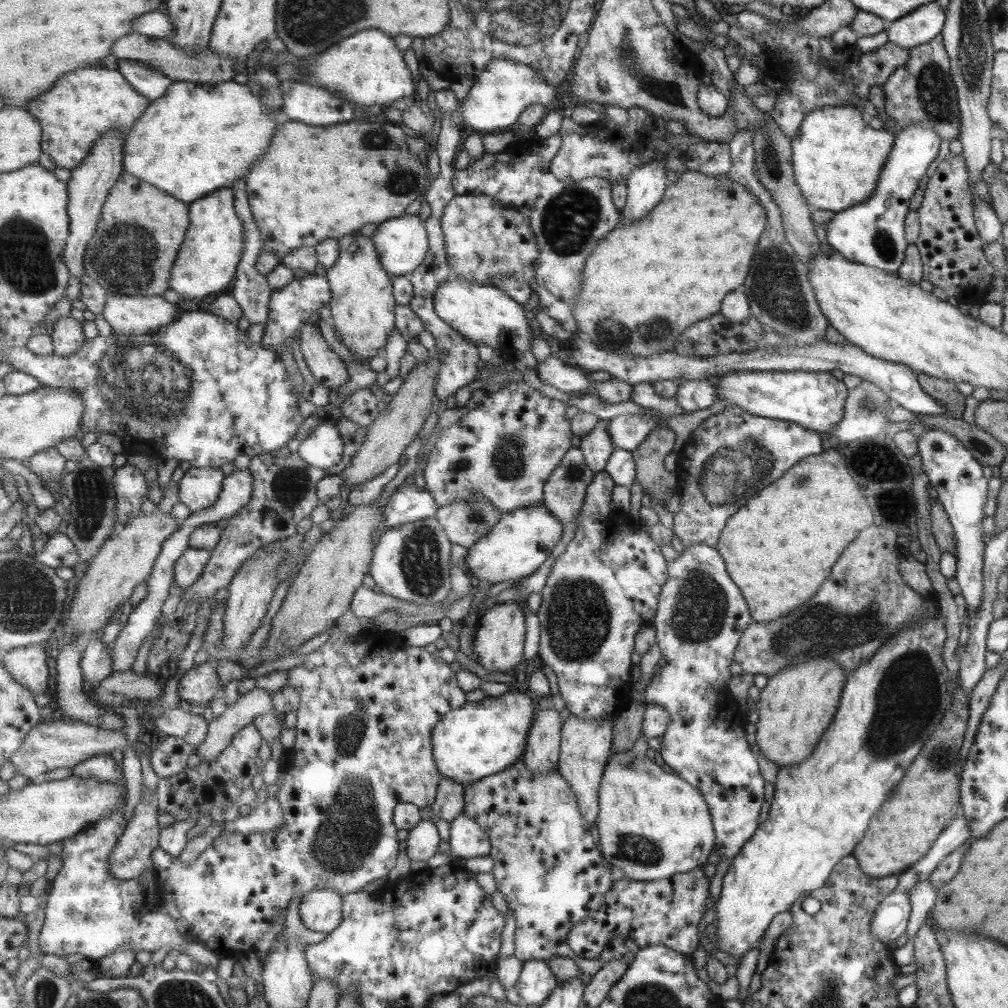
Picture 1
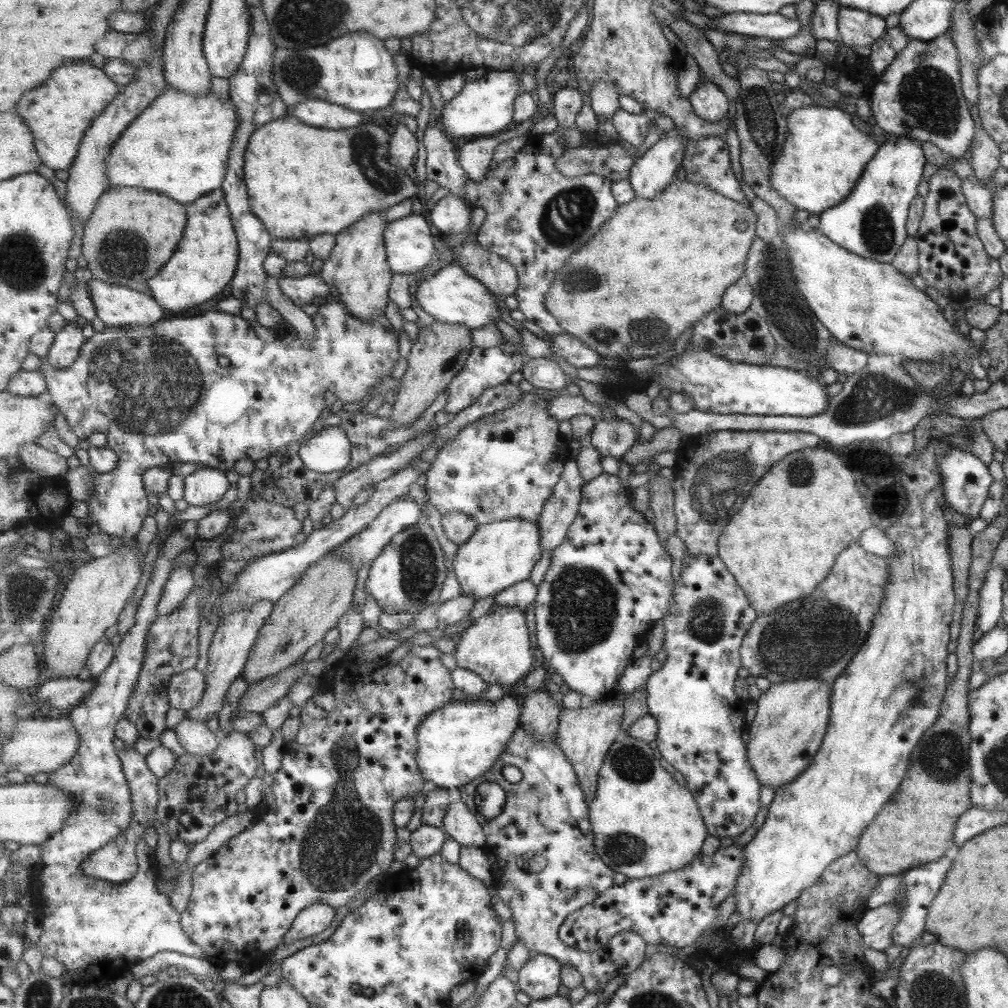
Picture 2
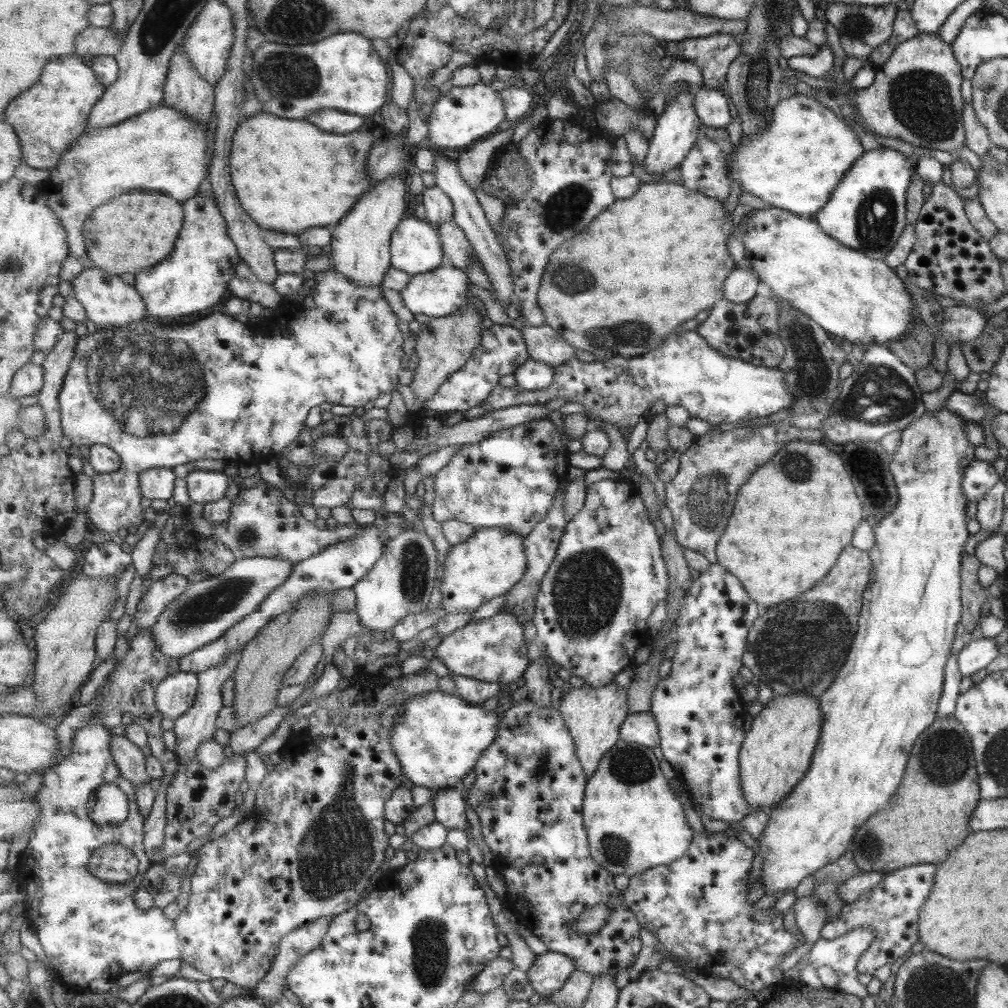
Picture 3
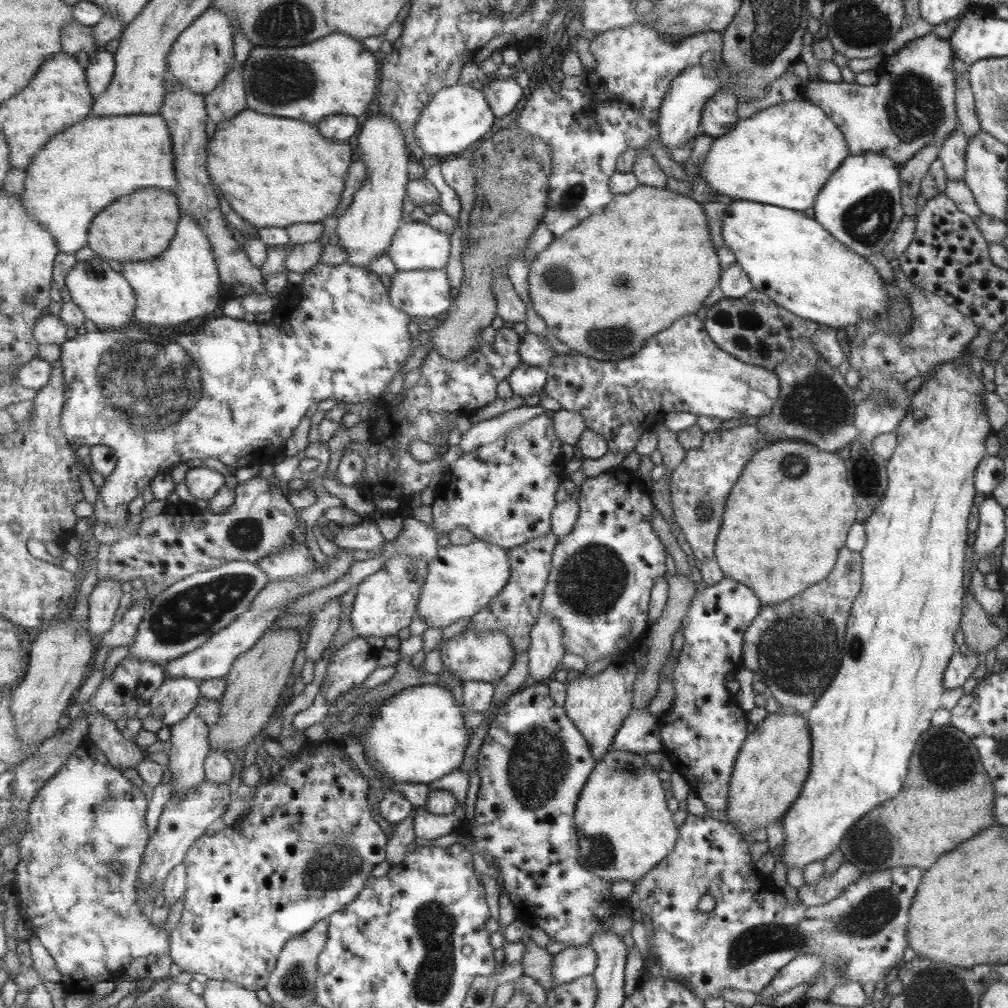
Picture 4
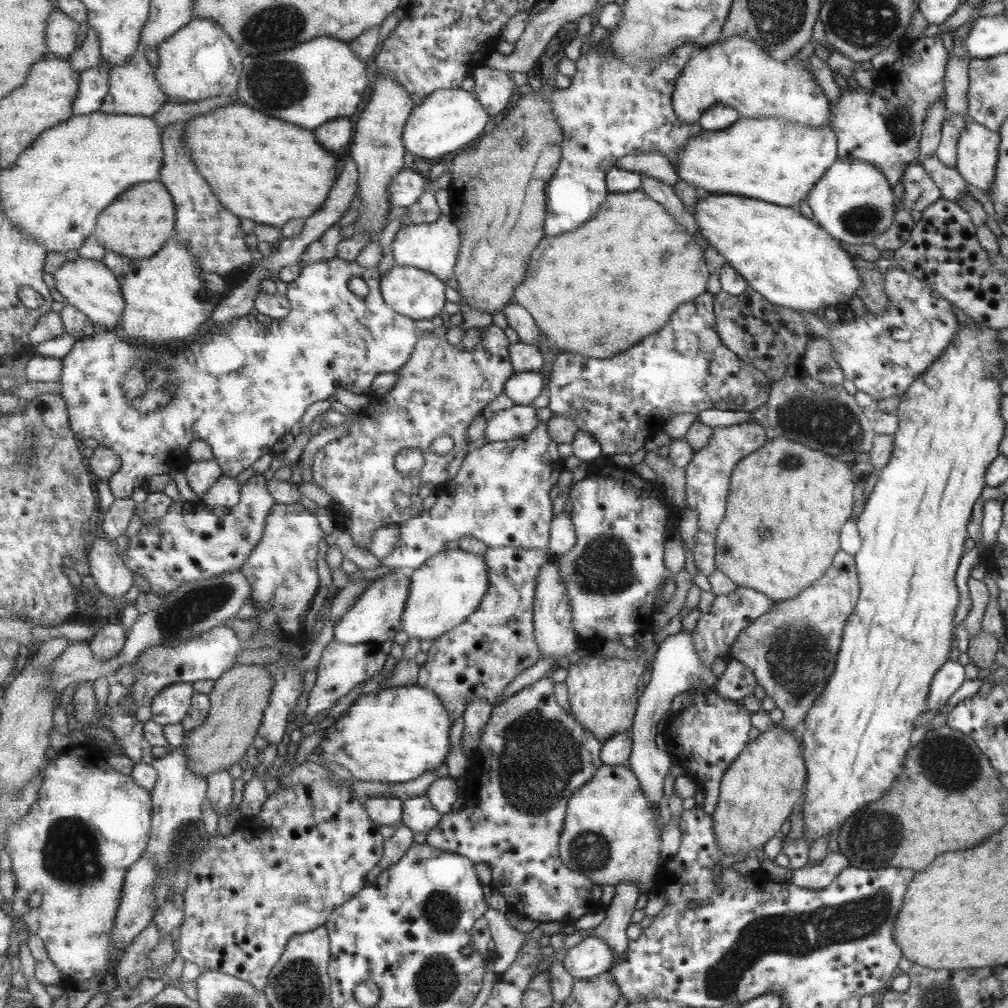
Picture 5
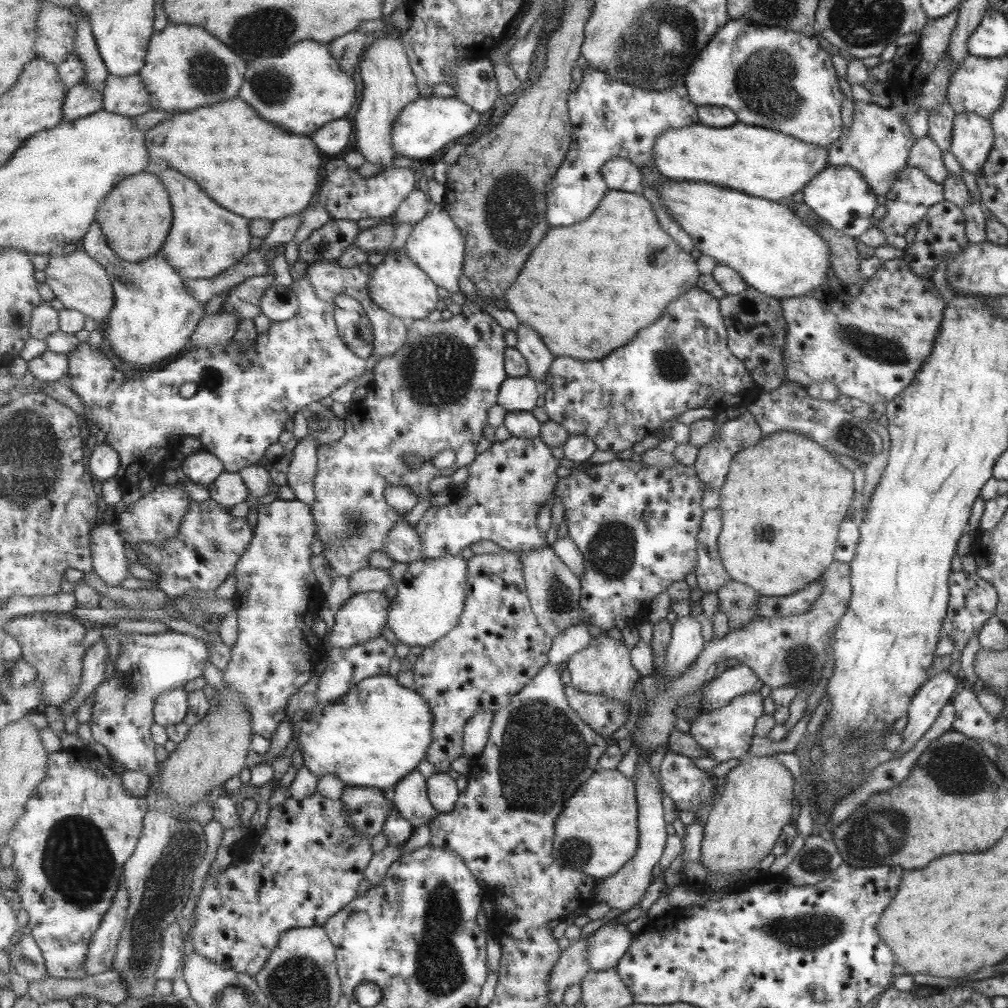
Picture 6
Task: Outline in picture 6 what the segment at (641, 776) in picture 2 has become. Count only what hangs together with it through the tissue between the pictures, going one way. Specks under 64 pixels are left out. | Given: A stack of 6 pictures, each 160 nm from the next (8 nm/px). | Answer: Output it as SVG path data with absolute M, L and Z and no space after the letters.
M598 770L565 803L556 820L553 854L567 869L584 872L596 879L617 874L640 848L640 806L636 781L615 770Z

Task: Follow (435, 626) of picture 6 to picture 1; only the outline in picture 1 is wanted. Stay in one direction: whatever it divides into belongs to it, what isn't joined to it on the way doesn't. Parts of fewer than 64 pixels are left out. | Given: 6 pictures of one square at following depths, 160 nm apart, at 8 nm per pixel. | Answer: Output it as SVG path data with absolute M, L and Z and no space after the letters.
M545 504L515 509L501 517L501 520L481 537L465 555L465 568L471 576L479 581L494 584L505 580L527 578L536 573L540 566L550 557L550 552L557 546L563 536L564 524Z

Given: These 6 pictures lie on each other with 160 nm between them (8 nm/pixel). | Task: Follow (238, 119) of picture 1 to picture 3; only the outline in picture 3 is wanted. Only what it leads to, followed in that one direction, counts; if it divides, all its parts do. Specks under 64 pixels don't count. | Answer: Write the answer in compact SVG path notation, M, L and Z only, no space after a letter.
M165 104L153 108L144 114L129 118L119 125L109 126L105 130L93 130L85 128L83 136L73 142L73 148L61 155L59 166L48 170L49 178L43 184L48 190L49 202L57 218L68 231L70 255L82 260L88 253L84 228L89 220L91 212L103 206L105 202L129 194L129 192L163 192L179 202L185 202L199 194L200 182L210 176L211 160L207 162L207 130L205 123L195 123L185 115L185 112L177 111Z

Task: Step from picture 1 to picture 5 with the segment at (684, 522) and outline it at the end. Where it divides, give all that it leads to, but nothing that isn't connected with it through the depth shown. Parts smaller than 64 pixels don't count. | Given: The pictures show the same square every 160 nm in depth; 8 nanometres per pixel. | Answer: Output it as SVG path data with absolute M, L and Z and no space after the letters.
M752 418L728 427L715 427L710 443L696 451L693 462L686 466L689 508L698 513L698 532L693 549L695 565L707 578L718 572L716 538L728 509L732 474L740 460L753 454L767 440L764 427Z

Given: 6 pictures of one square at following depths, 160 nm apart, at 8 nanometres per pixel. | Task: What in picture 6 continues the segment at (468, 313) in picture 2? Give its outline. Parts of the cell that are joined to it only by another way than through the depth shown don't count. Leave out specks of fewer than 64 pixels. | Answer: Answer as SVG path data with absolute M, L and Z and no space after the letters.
M400 249L384 256L384 259L374 267L372 280L368 284L372 299L383 310L396 315L407 322L427 319L427 316L438 308L439 290L437 283L405 252Z

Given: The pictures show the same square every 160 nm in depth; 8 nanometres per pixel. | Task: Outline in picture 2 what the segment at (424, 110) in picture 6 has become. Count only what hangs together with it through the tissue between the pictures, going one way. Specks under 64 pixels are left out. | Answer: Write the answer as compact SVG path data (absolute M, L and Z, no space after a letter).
M489 70L483 78L468 82L451 102L446 102L441 113L444 132L453 139L467 136L493 136L507 129L514 121L516 98L523 90L517 79L517 72L511 70Z

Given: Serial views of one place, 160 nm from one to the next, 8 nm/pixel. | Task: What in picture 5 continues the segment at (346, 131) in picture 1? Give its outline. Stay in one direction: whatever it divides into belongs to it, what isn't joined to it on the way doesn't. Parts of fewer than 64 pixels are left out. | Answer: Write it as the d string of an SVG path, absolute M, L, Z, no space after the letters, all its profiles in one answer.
M240 100L188 121L185 147L192 154L193 162L197 162L201 174L205 174L205 180L213 186L213 190L217 190L221 202L225 202L225 208L233 210L233 214L239 218L248 218L259 224L267 223L280 229L294 218L309 218L328 200L331 189L340 177L335 153L327 152L317 142L313 132L277 118L269 118Z

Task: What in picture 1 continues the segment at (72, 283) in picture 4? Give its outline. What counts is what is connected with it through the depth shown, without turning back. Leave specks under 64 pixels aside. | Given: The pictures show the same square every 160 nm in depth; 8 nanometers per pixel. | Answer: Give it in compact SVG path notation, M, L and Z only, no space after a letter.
M110 294L104 308L104 318L112 331L122 335L153 334L177 320L179 310L160 295Z

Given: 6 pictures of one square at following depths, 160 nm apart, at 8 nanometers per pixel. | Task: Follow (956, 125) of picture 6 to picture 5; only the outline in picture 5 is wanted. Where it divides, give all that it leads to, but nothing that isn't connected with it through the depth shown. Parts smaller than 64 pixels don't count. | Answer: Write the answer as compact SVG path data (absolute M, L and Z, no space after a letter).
M967 121L959 134L955 171L963 181L989 195L996 180L1000 136L979 123Z

